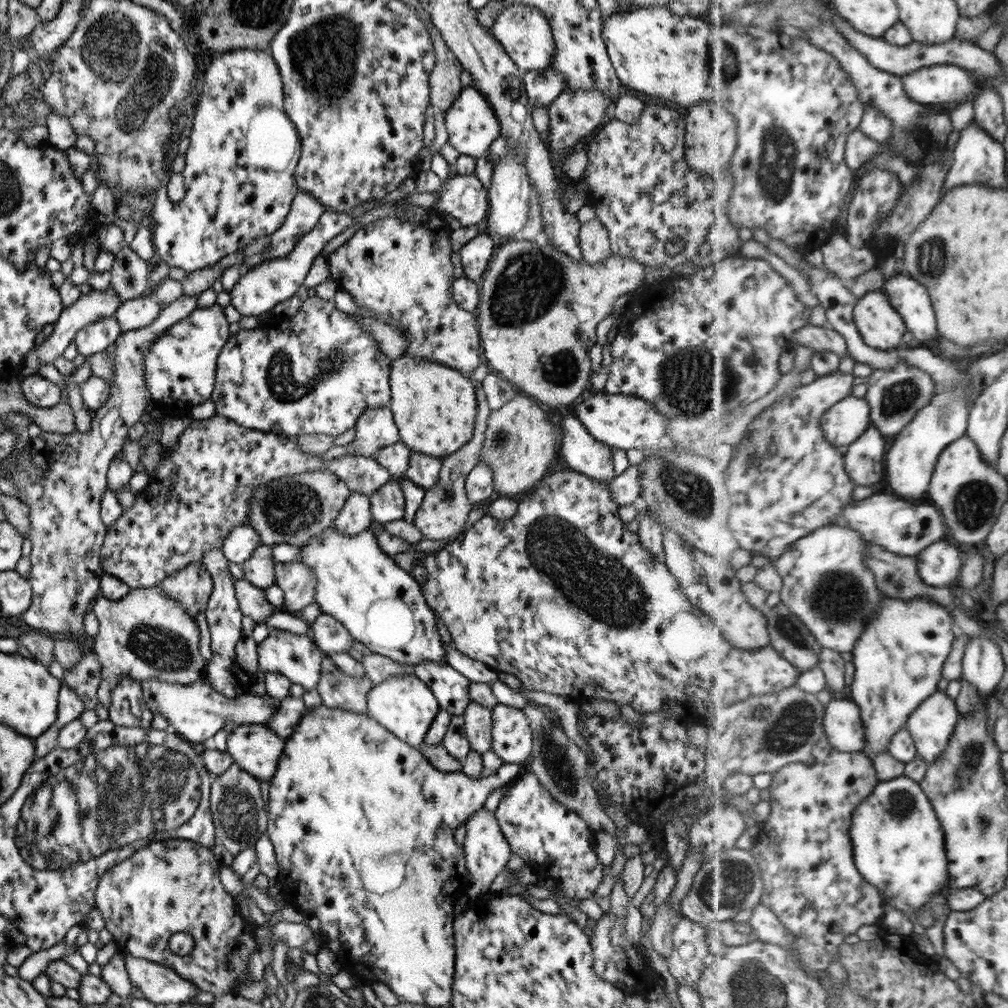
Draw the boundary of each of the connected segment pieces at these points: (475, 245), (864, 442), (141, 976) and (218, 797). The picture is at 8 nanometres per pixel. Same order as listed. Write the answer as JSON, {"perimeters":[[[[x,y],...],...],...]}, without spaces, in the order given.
{"perimeters":[[[[484,233],[470,240],[461,249],[463,276],[478,280],[489,267],[494,256],[494,242],[490,235]]],[[[873,422],[868,432],[846,449],[846,468],[857,485],[874,486],[884,478],[886,452],[886,435]]],[[[125,954],[125,965],[134,986],[141,988],[145,998],[155,1005],[169,1002],[183,1005],[192,1002],[199,992],[193,982],[156,962]]],[[[233,762],[226,772],[214,776],[210,804],[216,842],[222,844],[234,858],[243,850],[254,849],[256,840],[267,830],[269,815],[264,809],[260,780]]]]}

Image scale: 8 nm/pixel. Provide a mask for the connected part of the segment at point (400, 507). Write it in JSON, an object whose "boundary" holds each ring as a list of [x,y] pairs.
{"boundary":[[[400,480],[388,481],[368,497],[370,512],[375,522],[385,523],[404,518],[405,496]]]}

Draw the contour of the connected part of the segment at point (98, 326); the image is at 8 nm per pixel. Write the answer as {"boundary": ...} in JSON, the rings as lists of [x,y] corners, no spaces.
{"boundary":[[[111,316],[101,318],[81,328],[73,340],[77,352],[88,357],[109,347],[121,335],[121,331],[117,318]]]}

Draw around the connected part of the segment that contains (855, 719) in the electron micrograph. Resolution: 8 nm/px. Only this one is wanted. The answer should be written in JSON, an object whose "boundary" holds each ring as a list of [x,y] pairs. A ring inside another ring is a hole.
{"boundary":[[[835,699],[827,706],[826,733],[829,733],[831,743],[844,752],[865,751],[869,728],[862,717],[861,706],[853,699]]]}

